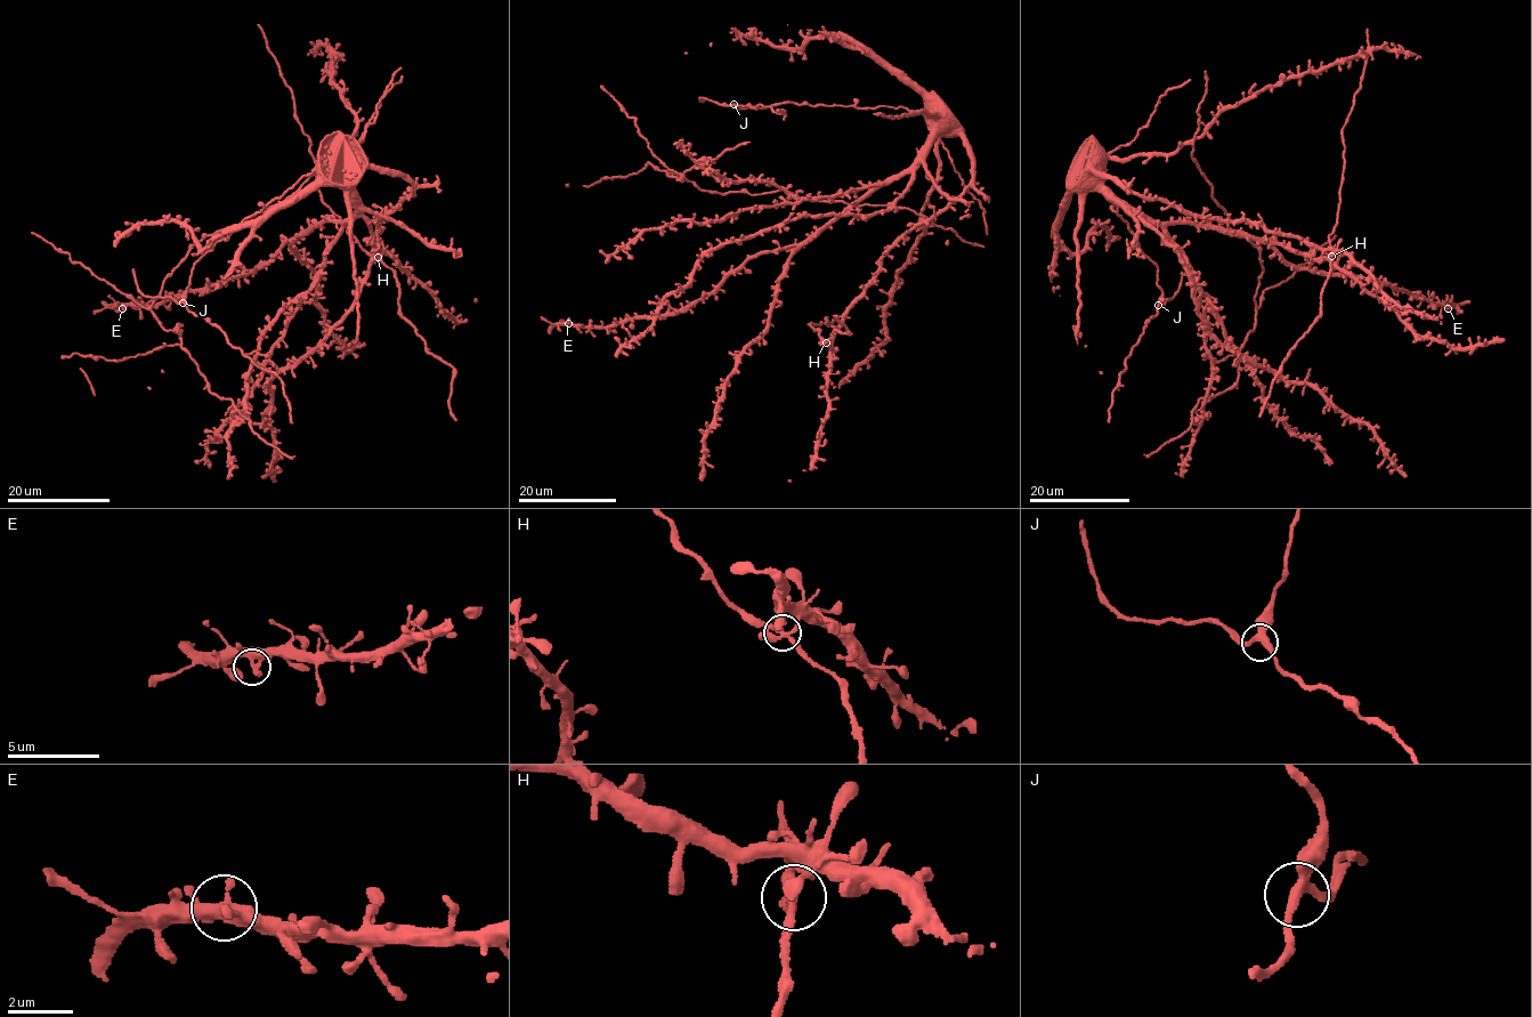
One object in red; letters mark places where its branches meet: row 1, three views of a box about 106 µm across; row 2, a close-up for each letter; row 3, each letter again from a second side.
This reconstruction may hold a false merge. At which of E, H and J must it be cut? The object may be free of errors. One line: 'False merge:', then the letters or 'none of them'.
False merge: H

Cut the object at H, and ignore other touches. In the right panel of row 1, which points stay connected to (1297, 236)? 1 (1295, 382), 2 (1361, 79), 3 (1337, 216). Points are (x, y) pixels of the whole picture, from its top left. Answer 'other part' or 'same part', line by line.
1: same part
2: other part
3: other part

